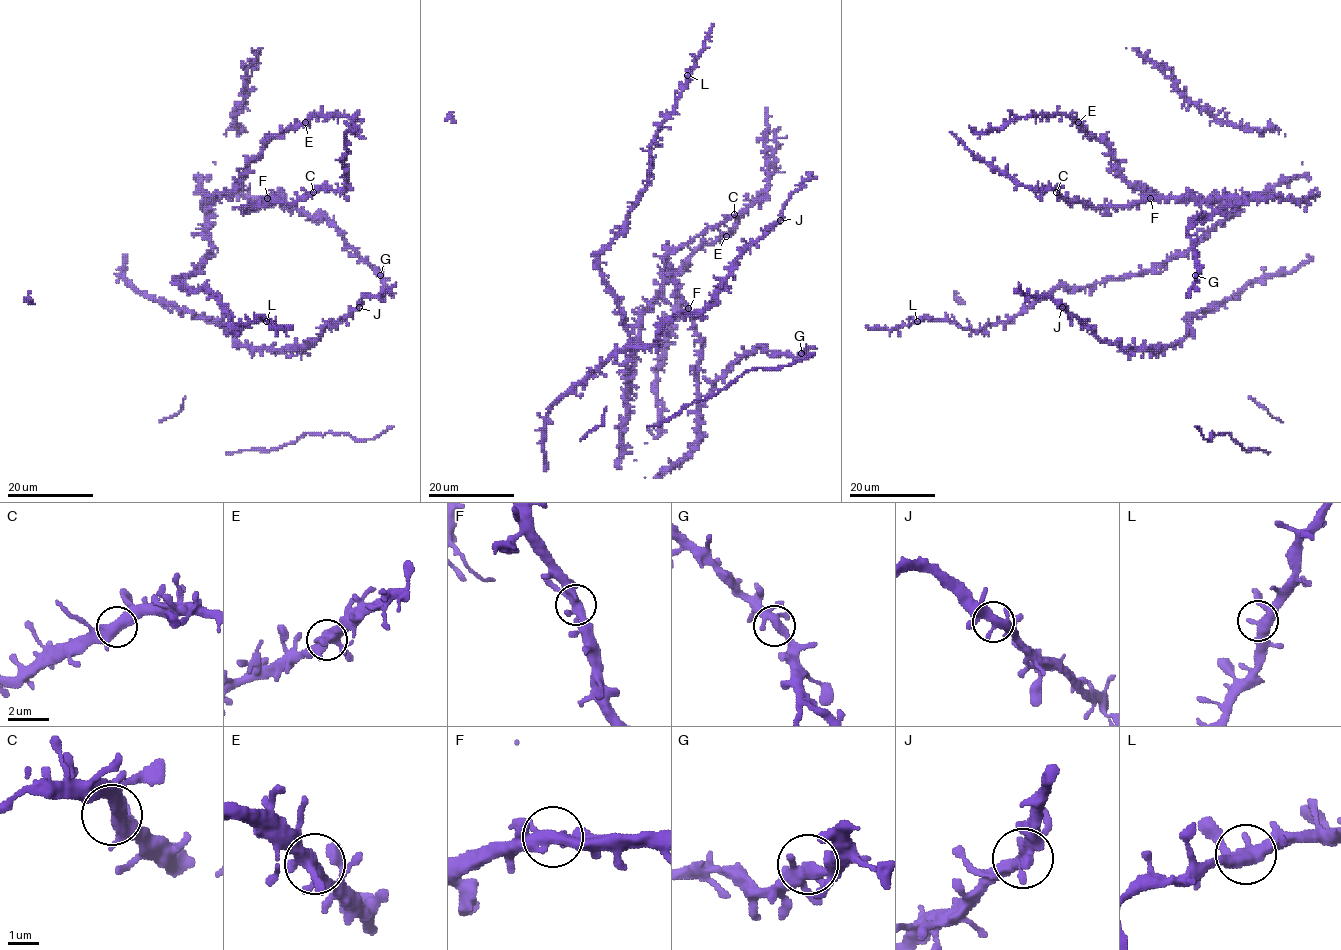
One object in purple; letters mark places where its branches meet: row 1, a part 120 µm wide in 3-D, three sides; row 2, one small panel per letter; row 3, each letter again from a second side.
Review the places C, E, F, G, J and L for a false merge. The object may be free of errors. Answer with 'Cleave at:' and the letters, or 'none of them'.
Cleave at: none of them

